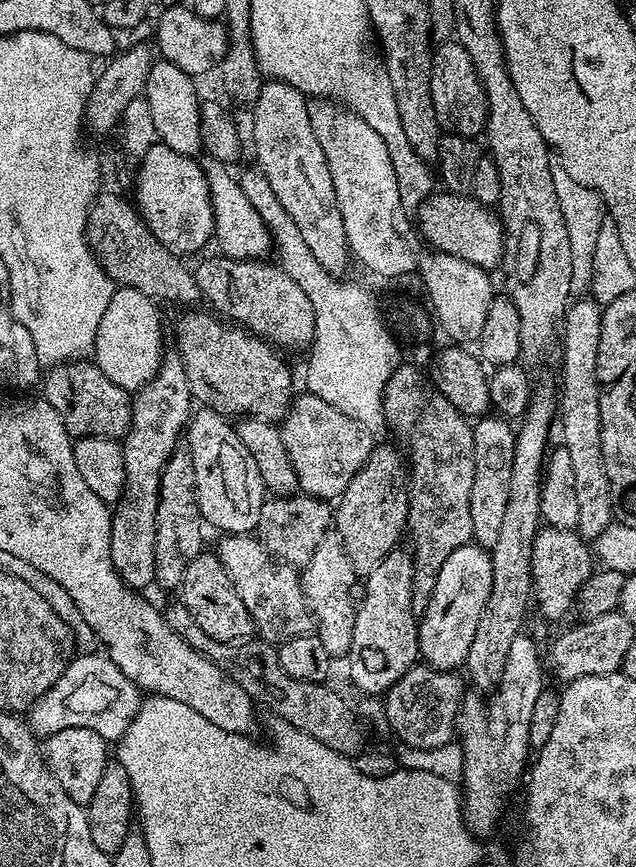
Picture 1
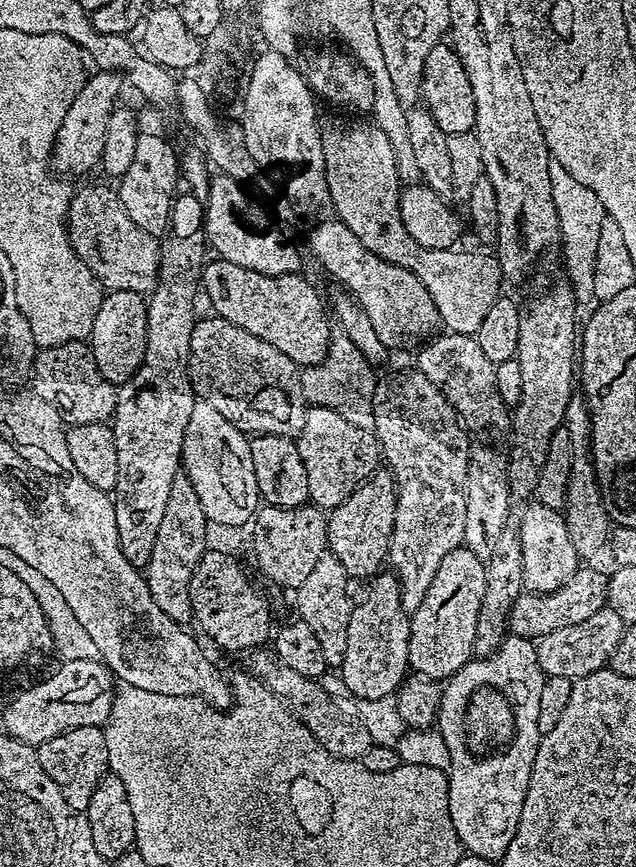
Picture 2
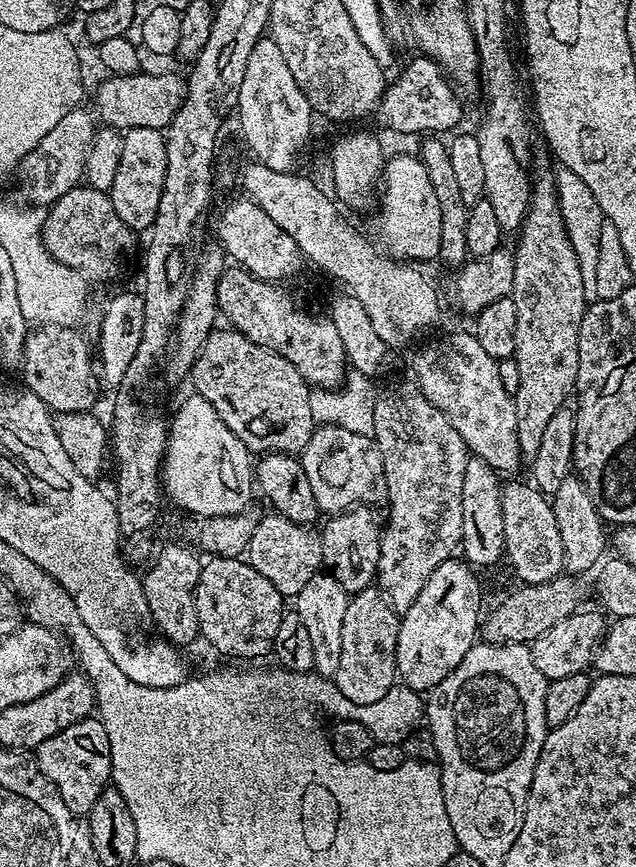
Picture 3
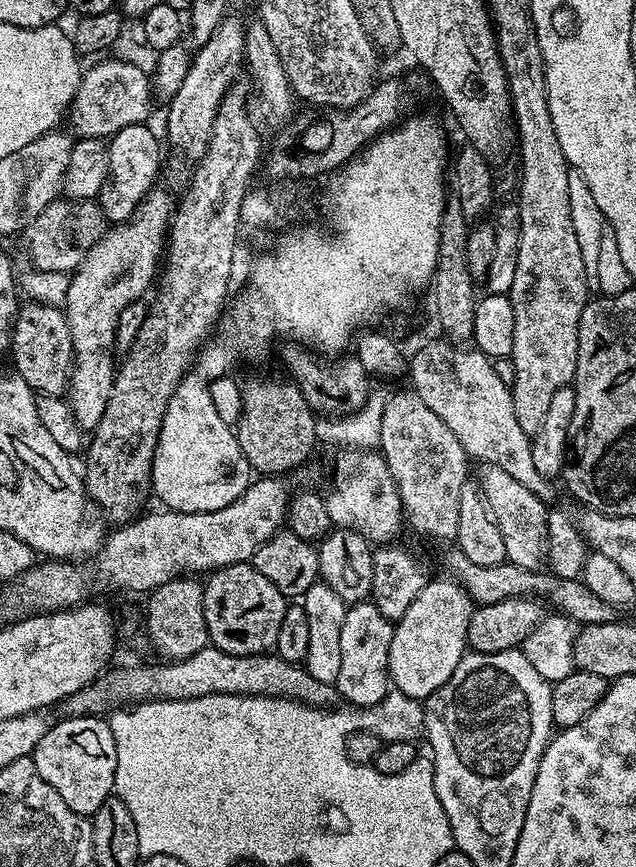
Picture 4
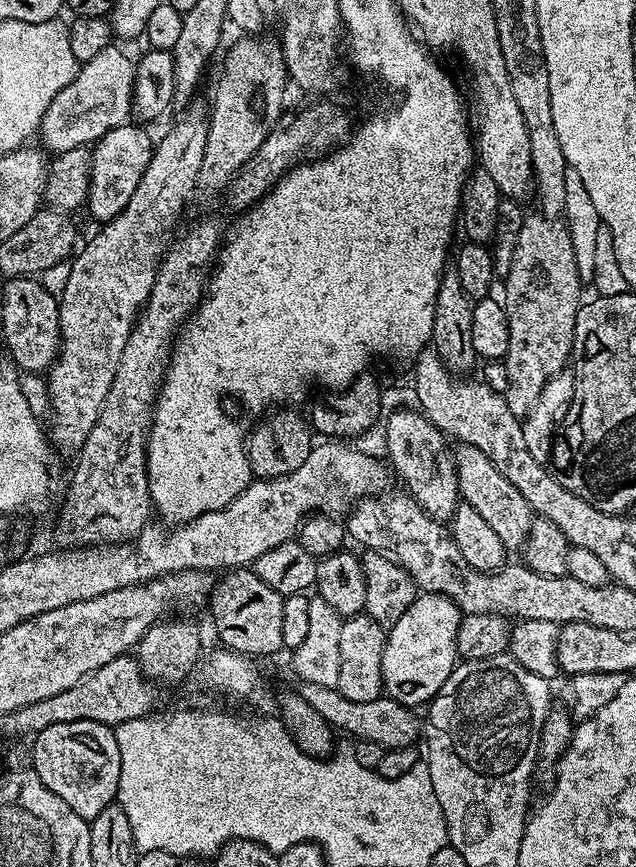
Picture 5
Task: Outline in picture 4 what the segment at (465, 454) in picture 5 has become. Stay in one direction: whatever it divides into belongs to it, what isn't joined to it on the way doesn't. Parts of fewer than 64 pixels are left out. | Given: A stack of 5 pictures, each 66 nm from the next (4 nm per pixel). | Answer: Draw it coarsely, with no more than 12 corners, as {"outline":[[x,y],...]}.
{"outline":[[481,463],[480,494],[507,563],[543,569],[549,505]]}

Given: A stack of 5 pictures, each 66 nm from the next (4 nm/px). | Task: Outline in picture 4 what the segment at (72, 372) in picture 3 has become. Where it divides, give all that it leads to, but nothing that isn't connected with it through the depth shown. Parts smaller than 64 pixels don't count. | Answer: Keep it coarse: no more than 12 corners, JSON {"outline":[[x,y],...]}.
{"outline":[[28,302],[10,357],[41,396],[64,396],[70,326],[59,307]]}

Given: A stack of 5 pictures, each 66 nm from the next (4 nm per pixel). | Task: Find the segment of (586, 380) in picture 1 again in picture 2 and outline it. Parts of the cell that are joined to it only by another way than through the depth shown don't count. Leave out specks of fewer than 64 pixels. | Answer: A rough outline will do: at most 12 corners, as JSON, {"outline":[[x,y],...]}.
{"outline":[[574,398],[563,428],[574,466],[562,515],[582,558],[610,544],[610,521],[592,465],[588,405]]}

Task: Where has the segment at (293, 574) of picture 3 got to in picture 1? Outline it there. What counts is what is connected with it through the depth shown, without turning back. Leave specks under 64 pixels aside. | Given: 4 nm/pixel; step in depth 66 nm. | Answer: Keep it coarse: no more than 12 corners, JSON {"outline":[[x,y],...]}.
{"outline":[[265,499],[255,535],[300,570],[333,524],[329,501]]}

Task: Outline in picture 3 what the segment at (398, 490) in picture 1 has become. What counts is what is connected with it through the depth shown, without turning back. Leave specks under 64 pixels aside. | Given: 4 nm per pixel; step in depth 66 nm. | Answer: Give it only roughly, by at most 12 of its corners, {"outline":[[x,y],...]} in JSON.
{"outline":[[368,506],[325,519],[323,567],[349,594],[373,587],[382,520]]}

